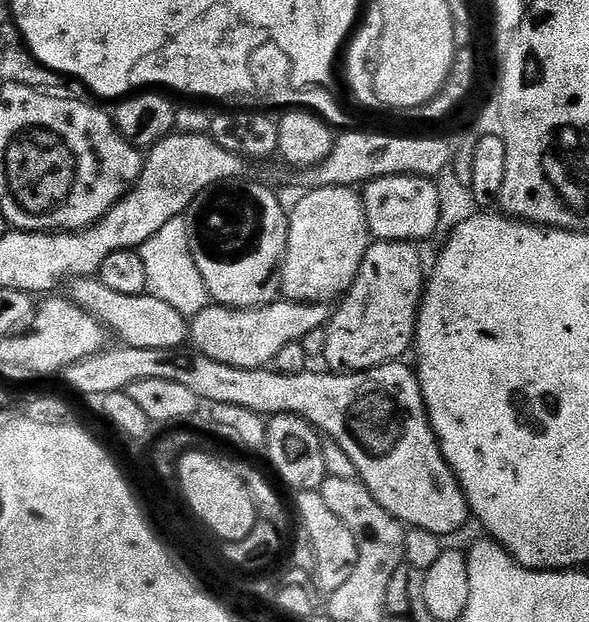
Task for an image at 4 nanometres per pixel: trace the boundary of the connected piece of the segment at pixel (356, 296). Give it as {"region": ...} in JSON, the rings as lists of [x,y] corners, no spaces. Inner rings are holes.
{"region":[[[376,240],[369,243],[366,254],[362,258],[362,266],[358,266],[358,274],[354,278],[354,282],[348,287],[342,299],[339,301],[338,307],[333,311],[331,318],[328,319],[325,334],[325,346],[322,353],[322,360],[325,360],[327,367],[333,372],[369,372],[372,368],[377,368],[383,364],[400,362],[405,359],[404,355],[409,355],[410,349],[413,347],[416,338],[416,313],[420,310],[420,298],[422,289],[426,284],[426,264],[424,268],[424,260],[420,257],[420,252],[415,243],[407,240]]]}

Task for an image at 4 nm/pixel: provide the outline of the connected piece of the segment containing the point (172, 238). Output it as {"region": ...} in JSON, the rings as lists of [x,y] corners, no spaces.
{"region":[[[176,216],[154,238],[147,240],[139,249],[142,263],[146,266],[147,295],[162,298],[174,310],[189,318],[196,316],[203,308],[209,307],[210,297],[206,282],[190,254],[188,241],[188,222],[184,216]]]}

